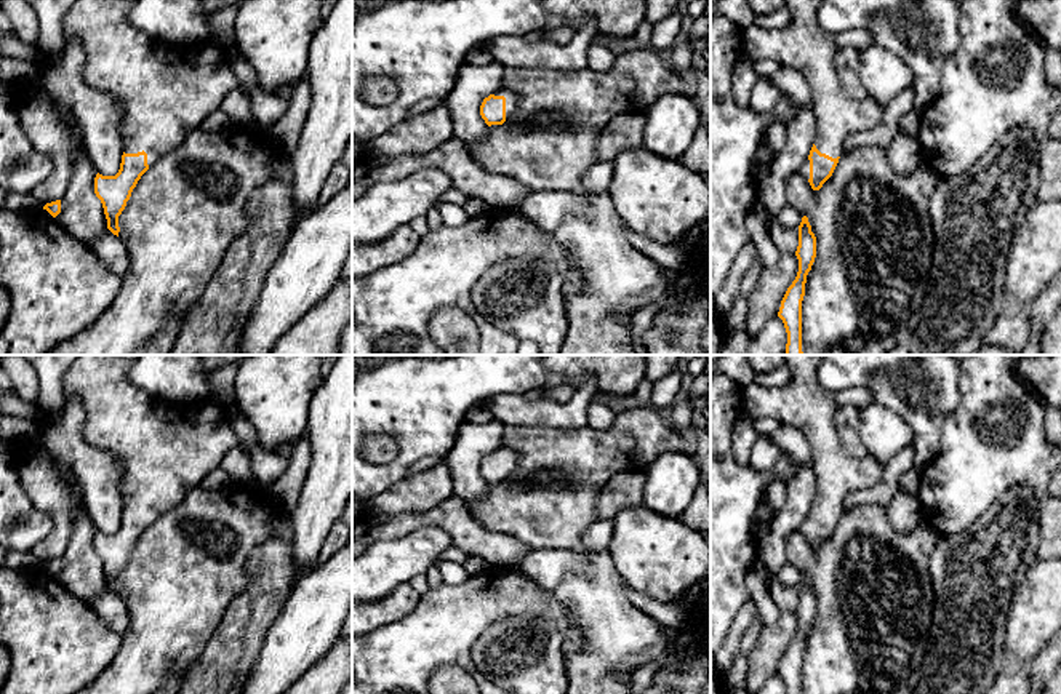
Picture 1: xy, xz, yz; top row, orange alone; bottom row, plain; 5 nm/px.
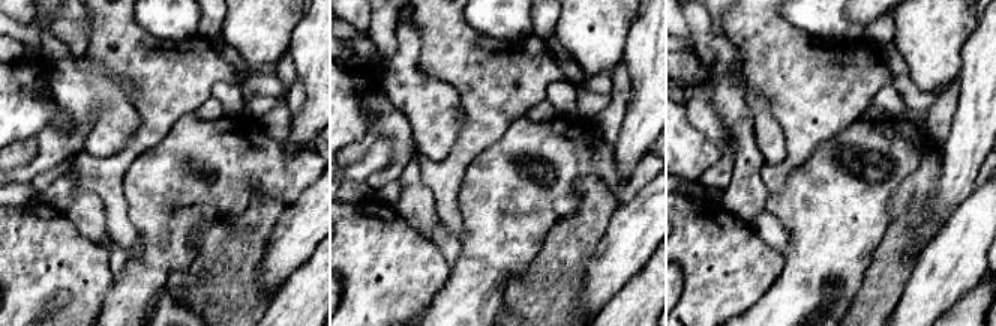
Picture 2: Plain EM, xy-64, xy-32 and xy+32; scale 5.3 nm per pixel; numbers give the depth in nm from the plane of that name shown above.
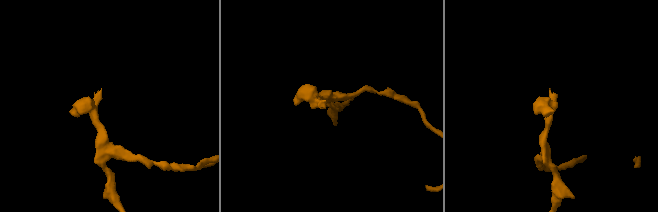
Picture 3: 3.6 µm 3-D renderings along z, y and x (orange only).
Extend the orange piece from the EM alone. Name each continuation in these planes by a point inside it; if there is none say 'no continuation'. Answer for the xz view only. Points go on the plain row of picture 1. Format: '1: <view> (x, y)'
1: xz (512, 458)

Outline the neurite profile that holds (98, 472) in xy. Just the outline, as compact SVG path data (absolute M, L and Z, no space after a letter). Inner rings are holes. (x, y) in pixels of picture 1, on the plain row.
M69 397L61 419L42 432L42 448L66 470L70 470L86 499L86 513L102 534L115 534L125 510L120 488L122 462L109 451L82 438L85 408L78 397Z

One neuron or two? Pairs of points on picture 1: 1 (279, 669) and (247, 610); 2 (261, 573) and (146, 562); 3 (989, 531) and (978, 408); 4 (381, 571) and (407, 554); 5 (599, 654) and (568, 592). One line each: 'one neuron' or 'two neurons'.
1: two neurons
2: two neurons
3: two neurons
4: one neuron
5: one neuron

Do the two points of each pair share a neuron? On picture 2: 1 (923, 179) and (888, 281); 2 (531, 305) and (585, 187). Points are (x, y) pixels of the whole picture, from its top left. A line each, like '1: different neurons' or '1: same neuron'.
1: same neuron
2: same neuron

